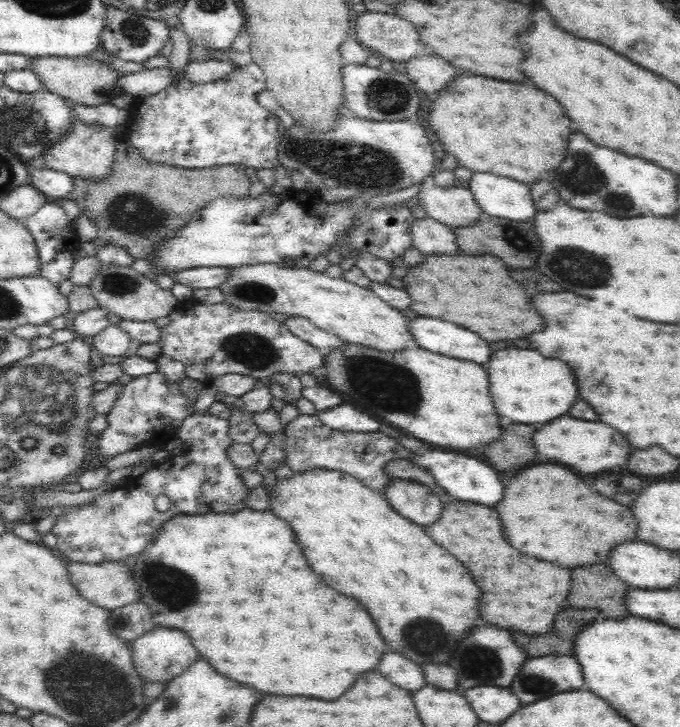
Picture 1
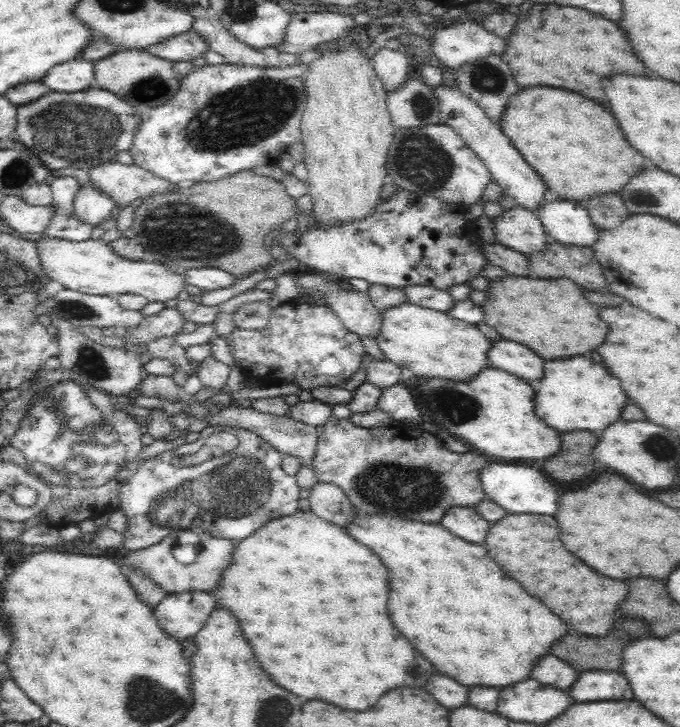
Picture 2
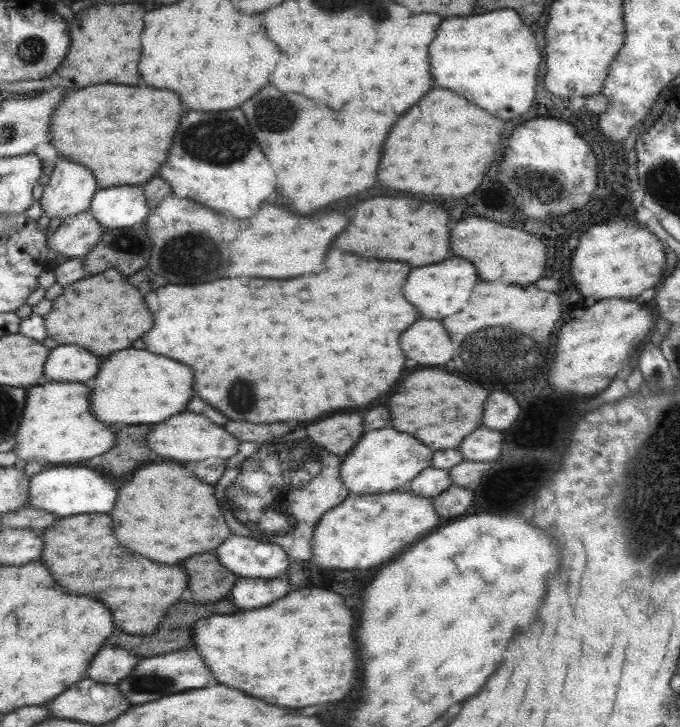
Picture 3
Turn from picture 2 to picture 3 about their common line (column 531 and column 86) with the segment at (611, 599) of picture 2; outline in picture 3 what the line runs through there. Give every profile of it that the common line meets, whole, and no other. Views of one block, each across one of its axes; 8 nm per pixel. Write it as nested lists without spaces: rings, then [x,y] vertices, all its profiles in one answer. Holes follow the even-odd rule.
[[[86,513],[85,515],[73,515],[56,518],[40,530],[43,539],[43,550],[38,562],[43,562],[55,582],[65,592],[75,592],[95,596],[97,600],[103,600],[107,608],[113,614],[113,626],[123,630],[129,635],[150,635],[157,628],[159,620],[163,618],[163,610],[167,610],[178,601],[181,592],[187,588],[187,574],[181,566],[157,566],[151,560],[129,552],[127,548],[119,546],[119,542],[113,536],[113,522],[107,514]],[[79,554],[85,554],[85,558],[97,558],[97,560],[75,560]]]

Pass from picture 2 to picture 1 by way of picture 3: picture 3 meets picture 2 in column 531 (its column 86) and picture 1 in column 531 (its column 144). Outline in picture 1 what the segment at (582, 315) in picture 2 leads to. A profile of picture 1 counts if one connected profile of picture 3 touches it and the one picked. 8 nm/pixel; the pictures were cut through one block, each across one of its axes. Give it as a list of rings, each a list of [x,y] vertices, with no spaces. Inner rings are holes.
[[[432,254],[425,256],[423,261],[414,266],[403,266],[406,274],[400,278],[403,282],[402,289],[410,295],[409,310],[422,317],[436,317],[459,325],[476,333],[487,343],[496,340],[516,340],[520,336],[528,336],[542,328],[544,322],[540,320],[538,312],[530,304],[526,292],[508,276],[509,267],[498,257],[490,254],[466,255],[459,254]]]

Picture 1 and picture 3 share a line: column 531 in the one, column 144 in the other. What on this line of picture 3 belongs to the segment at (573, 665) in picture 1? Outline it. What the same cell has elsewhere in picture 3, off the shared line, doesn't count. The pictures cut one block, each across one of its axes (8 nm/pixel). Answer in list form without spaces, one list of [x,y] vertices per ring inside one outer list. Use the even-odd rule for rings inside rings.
[[[183,648],[161,656],[140,658],[133,666],[133,670],[115,684],[115,688],[131,704],[143,704],[183,690],[203,688],[209,680],[211,680],[211,672],[207,672],[207,666],[203,664],[201,656],[193,648]]]

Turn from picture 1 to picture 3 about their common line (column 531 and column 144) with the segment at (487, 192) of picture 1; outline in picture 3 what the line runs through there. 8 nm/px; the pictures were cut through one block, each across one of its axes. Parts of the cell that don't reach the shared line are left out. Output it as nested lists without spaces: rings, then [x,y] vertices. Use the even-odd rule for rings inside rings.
[[[123,185],[95,190],[88,211],[103,228],[112,229],[143,223],[149,209],[142,185]]]

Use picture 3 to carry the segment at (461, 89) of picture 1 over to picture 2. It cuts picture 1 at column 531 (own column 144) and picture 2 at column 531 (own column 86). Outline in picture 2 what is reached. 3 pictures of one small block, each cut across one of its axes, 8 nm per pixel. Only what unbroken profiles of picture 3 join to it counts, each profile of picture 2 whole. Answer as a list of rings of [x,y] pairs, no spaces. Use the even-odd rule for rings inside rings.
[[[524,88],[510,96],[502,114],[502,132],[536,170],[547,194],[584,202],[594,194],[618,193],[638,174],[644,158],[624,142],[624,136],[602,106],[562,88]]]

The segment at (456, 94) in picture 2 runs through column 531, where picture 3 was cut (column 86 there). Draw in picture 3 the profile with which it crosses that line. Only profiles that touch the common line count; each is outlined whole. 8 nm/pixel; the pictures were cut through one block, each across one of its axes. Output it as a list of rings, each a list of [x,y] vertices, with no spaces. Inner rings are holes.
[[[56,157],[49,181],[37,201],[48,219],[58,216],[63,220],[87,211],[97,189],[95,177],[87,167],[65,157]]]

